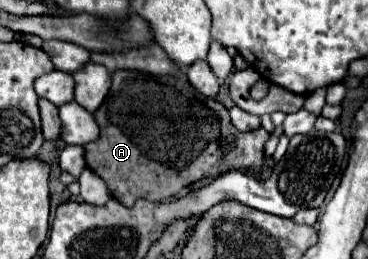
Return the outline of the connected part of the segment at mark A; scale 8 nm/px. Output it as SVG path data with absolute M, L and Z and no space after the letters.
M116 71L112 73L110 93L94 113L94 119L100 125L100 139L84 145L86 165L108 183L112 197L126 207L132 207L140 197L162 201L168 199L168 195L178 193L182 189L182 173L188 173L194 181L194 159L198 159L198 155L264 155L264 143L270 137L262 127L250 133L238 131L230 123L226 107L194 89L186 75L156 77L140 71Z

